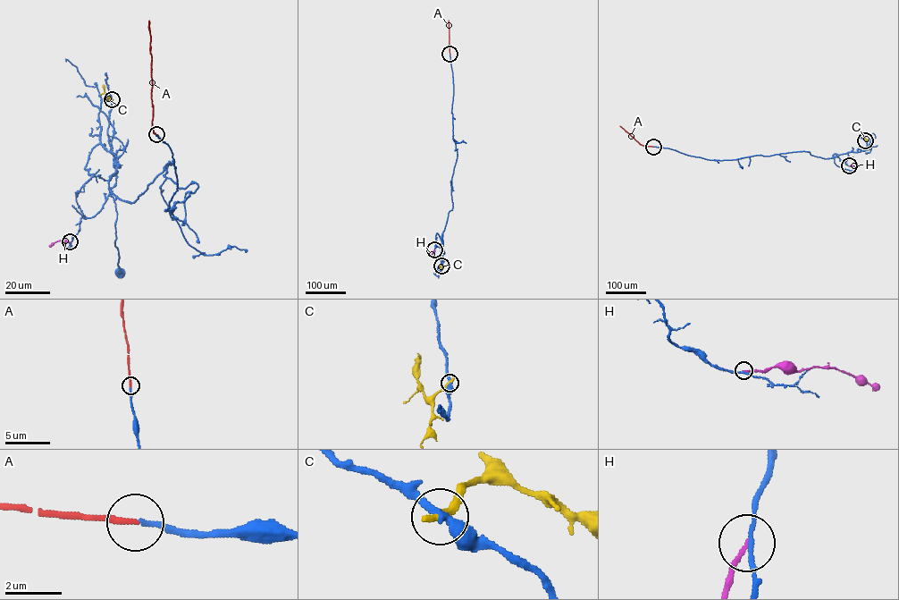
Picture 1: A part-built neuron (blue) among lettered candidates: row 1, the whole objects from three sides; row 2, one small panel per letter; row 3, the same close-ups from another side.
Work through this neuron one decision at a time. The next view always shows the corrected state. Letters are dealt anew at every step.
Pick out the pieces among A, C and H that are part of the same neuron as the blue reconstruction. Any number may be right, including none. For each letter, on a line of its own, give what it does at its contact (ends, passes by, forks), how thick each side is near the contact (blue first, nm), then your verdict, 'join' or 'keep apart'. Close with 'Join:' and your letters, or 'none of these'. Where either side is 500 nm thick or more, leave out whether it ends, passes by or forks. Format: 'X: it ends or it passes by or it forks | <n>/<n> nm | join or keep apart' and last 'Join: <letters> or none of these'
A: it ends | 150/200 nm | join
C: it ends | 320/320 nm | keep apart
H: it ends | 140/160 nm | keep apart
Join: A

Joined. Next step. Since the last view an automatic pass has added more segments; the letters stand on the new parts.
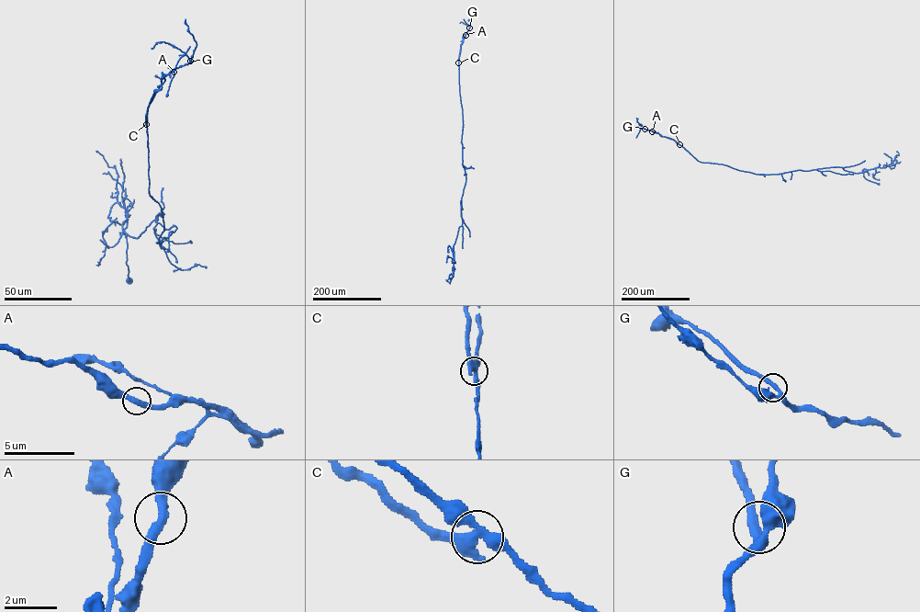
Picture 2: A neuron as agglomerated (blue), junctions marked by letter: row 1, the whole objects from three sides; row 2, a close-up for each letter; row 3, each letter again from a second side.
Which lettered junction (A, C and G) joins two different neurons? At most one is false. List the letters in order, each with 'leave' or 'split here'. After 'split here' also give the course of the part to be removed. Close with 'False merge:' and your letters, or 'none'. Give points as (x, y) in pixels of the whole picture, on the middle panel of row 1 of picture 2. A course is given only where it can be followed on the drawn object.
A: leave
C: split here | (458, 62), (461, 45), (469, 28), (464, 18)
G: leave
False merge: C

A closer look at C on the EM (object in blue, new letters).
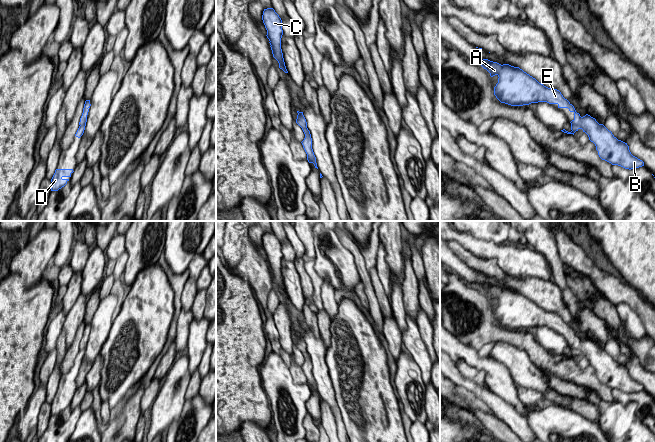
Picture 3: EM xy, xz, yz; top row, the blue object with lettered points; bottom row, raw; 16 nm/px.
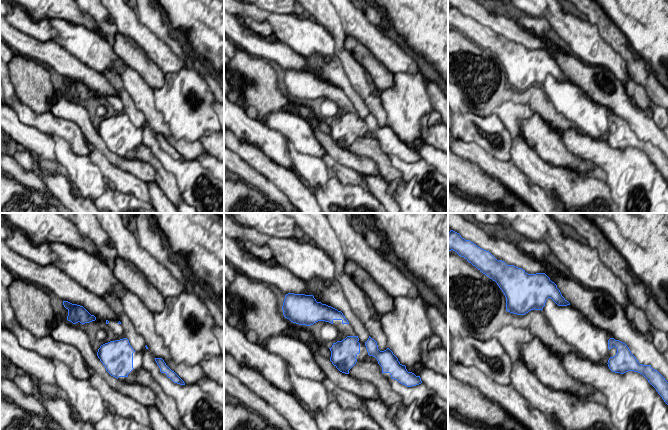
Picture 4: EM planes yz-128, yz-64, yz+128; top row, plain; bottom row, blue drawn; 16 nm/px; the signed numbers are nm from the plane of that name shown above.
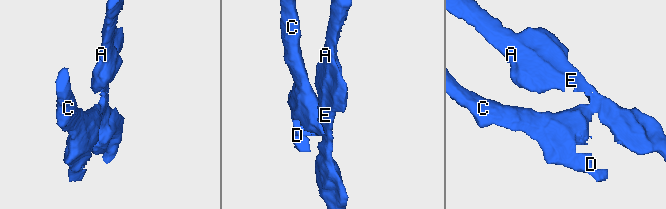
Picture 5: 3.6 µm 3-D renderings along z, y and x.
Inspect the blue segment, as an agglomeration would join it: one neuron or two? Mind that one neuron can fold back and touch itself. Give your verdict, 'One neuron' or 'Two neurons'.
Two neurons

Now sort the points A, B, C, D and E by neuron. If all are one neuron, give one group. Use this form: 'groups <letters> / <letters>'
groups A B E / C D

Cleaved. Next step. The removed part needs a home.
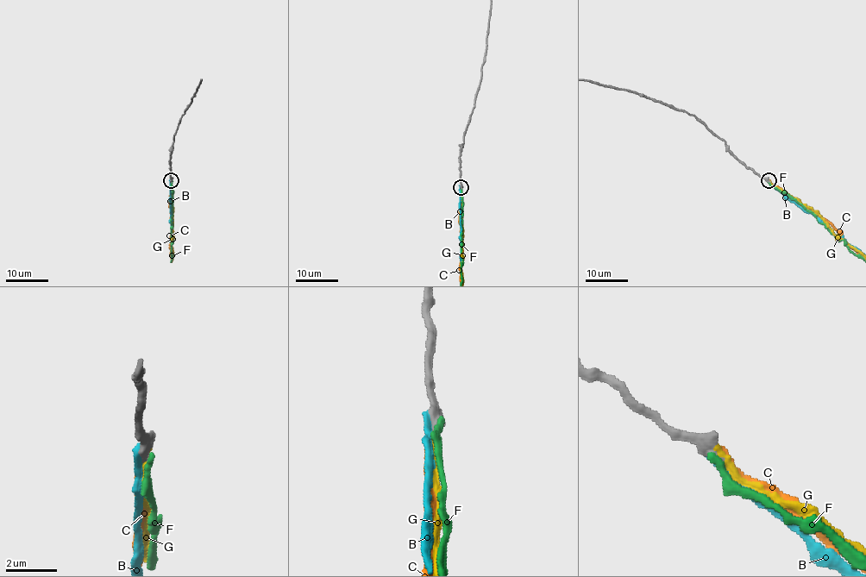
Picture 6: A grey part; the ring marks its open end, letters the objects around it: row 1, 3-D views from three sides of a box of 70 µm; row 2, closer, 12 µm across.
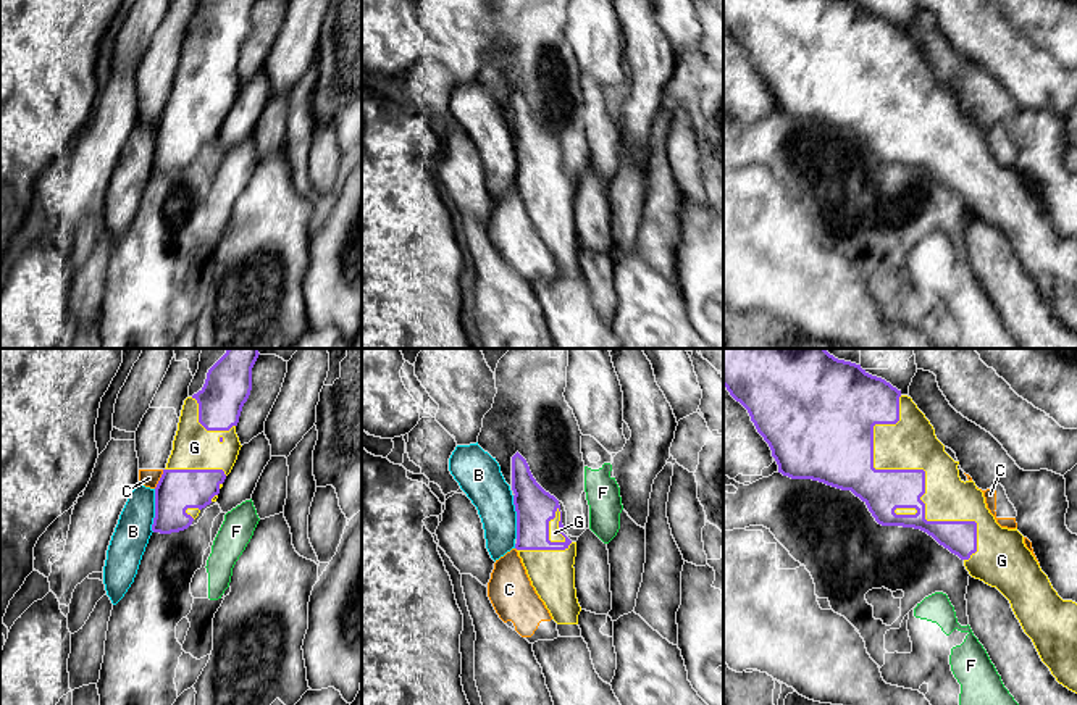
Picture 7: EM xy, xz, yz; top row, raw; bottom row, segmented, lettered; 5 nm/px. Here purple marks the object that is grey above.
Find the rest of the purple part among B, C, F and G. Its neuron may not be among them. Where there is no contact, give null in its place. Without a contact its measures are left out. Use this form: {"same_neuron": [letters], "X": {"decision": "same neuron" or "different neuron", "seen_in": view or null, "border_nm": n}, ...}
{"same_neuron": ["G"], "B": {"decision": "different neuron", "seen_in": "xy", "border_nm": 220}, "C": {"decision": "different neuron", "seen_in": "xy", "border_nm": 110}, "F": {"decision": "different neuron", "seen_in": null}, "G": {"decision": "same neuron", "seen_in": "yz", "border_nm": 900}}

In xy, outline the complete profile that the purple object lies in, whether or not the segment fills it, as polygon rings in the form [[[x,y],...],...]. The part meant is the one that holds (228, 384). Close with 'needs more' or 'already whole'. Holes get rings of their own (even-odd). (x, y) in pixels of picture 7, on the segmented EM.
[[[228,348],[208,369],[203,387],[184,400],[173,450],[155,487],[153,532],[184,531],[202,508],[216,502],[242,447],[236,426],[252,390],[252,368],[258,355],[258,348]]]; needs more

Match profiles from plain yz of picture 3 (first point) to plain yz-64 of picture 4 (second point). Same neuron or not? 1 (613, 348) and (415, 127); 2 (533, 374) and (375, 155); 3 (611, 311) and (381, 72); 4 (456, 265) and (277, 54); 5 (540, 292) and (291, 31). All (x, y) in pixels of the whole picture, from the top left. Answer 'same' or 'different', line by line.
1: same
2: different
3: same
4: same
5: different

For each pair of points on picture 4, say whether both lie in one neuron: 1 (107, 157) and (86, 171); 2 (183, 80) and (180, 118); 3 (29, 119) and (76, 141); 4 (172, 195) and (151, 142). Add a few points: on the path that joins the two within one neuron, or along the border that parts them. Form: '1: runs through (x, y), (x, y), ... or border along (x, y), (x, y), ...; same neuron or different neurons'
1: border along (88, 157), (99, 168); different neurons
2: runs through (183, 89), (182, 109); same neuron
3: runs through (41, 122), (64, 129); same neuron
4: border along (141, 142), (159, 160), (162, 166), (173, 174); different neurons

